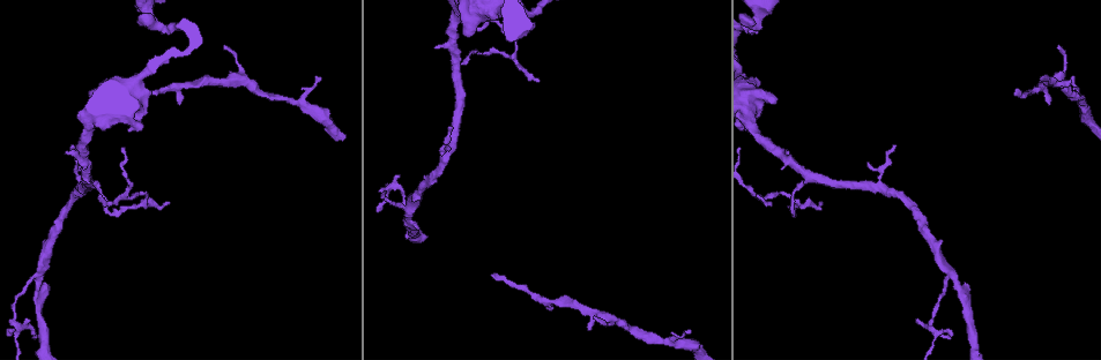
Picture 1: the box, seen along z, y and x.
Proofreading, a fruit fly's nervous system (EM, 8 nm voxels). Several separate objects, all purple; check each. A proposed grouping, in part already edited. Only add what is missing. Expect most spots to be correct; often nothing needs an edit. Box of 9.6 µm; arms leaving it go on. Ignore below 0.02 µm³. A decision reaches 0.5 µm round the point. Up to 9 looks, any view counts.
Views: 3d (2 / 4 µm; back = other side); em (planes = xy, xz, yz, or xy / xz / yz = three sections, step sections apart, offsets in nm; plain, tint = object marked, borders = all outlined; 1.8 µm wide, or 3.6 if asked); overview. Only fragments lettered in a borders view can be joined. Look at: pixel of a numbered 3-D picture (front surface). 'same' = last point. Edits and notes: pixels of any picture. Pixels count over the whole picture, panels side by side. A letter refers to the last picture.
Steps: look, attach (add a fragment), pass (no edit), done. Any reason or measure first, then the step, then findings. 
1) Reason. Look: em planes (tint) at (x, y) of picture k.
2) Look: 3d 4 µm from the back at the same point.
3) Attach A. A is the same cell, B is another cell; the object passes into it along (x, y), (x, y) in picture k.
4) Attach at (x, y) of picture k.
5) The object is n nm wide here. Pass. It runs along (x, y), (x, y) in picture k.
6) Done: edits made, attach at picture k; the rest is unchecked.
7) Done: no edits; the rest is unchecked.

Abrupt turn. Look: 3d 2 µm at (149, 17) of picture 1.

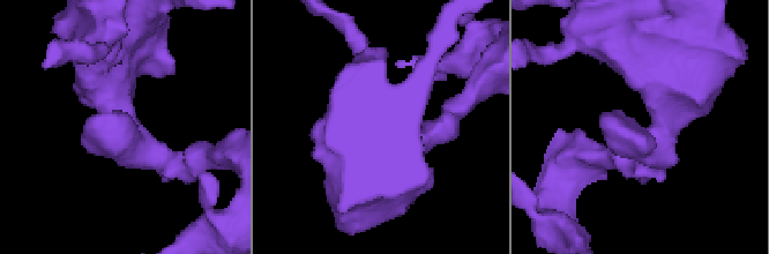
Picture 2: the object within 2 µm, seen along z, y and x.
Shape alone is not enough. Look: em 3.6 µm planes (borders) at (648, 128) of picture 2.

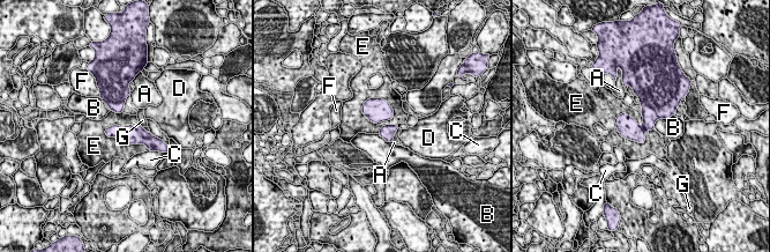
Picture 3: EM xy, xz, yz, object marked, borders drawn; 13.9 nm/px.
Pass. A, B, C, D, E, F and G are other cells; a border runs along (361, 105), (383, 98), (394, 117) in picture 3; none of them fits.

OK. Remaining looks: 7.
Tapers out. Look: 3d 2 µm at (823, 203) of picture 1.

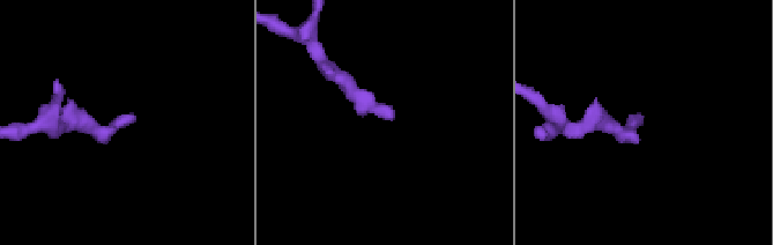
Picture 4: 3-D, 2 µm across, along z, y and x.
Look: em planes (tint) at (640, 113) of picture 4.

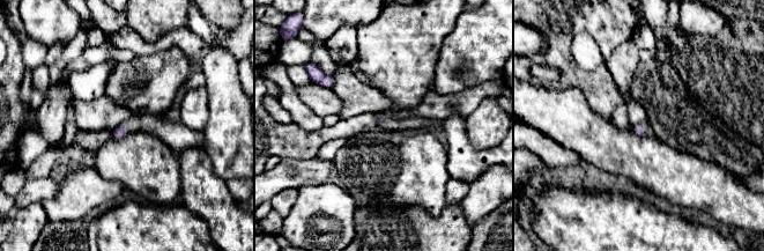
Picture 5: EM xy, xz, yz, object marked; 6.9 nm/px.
Look: em planes (borders) at the same point.

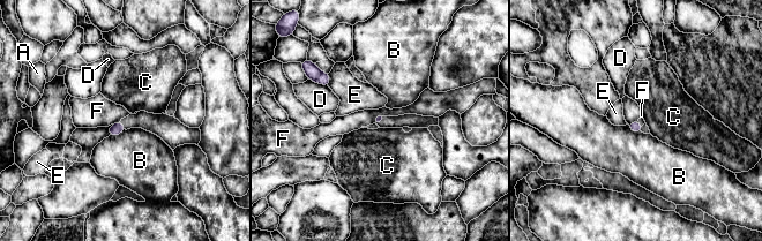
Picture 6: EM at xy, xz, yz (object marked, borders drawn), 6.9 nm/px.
Pass. A, B, C, D, E and F are other cells; no lettered fragment goes on from it.

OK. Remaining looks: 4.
Tapers out. Look: em yz step 4 (borders) at (494, 278) of picture 1.

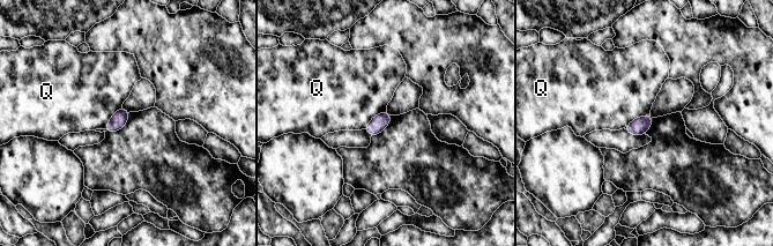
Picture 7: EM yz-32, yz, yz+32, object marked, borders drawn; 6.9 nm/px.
Look: em planes (borders) at the same point.

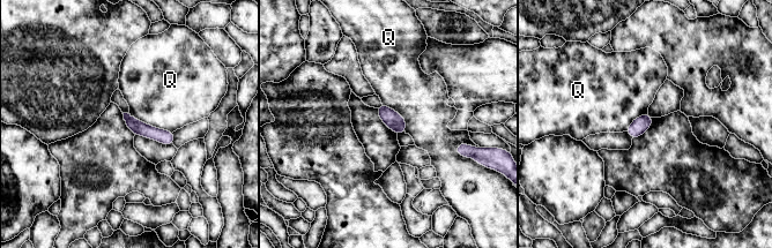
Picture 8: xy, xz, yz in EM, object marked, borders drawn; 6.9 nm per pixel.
The longest contact is with Q, 340 nm. Pass. Q is another cell; none of them fits.

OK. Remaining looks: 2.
Free end. Look: 3d 4 µm at (1072, 77) of picture 1.

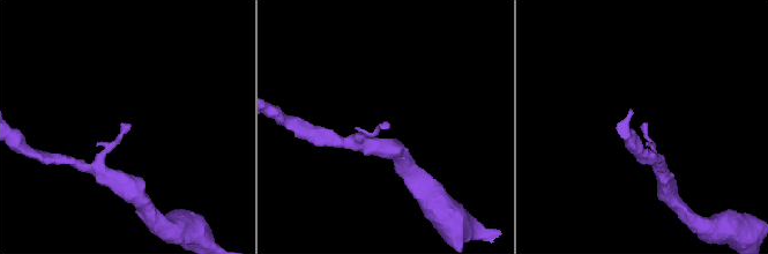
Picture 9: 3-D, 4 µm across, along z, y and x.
Look: em planes (borders) at (386, 124) of picture 9.

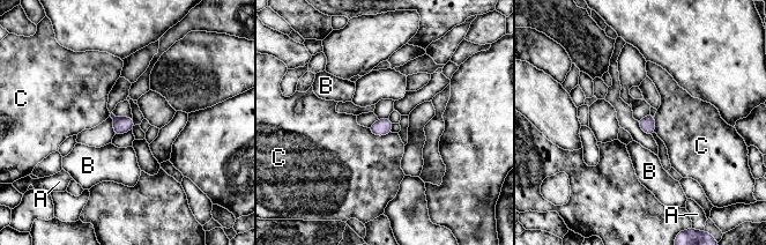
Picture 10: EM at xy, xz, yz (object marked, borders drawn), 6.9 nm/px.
The object is 110 nm wide here. Pass. A, B and C are other cells; a border runs along (367, 128), (377, 135), (391, 133) in picture 10; no lettered fragment goes on from it.

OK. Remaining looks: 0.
Done: no edits; the rest is unchecked.

